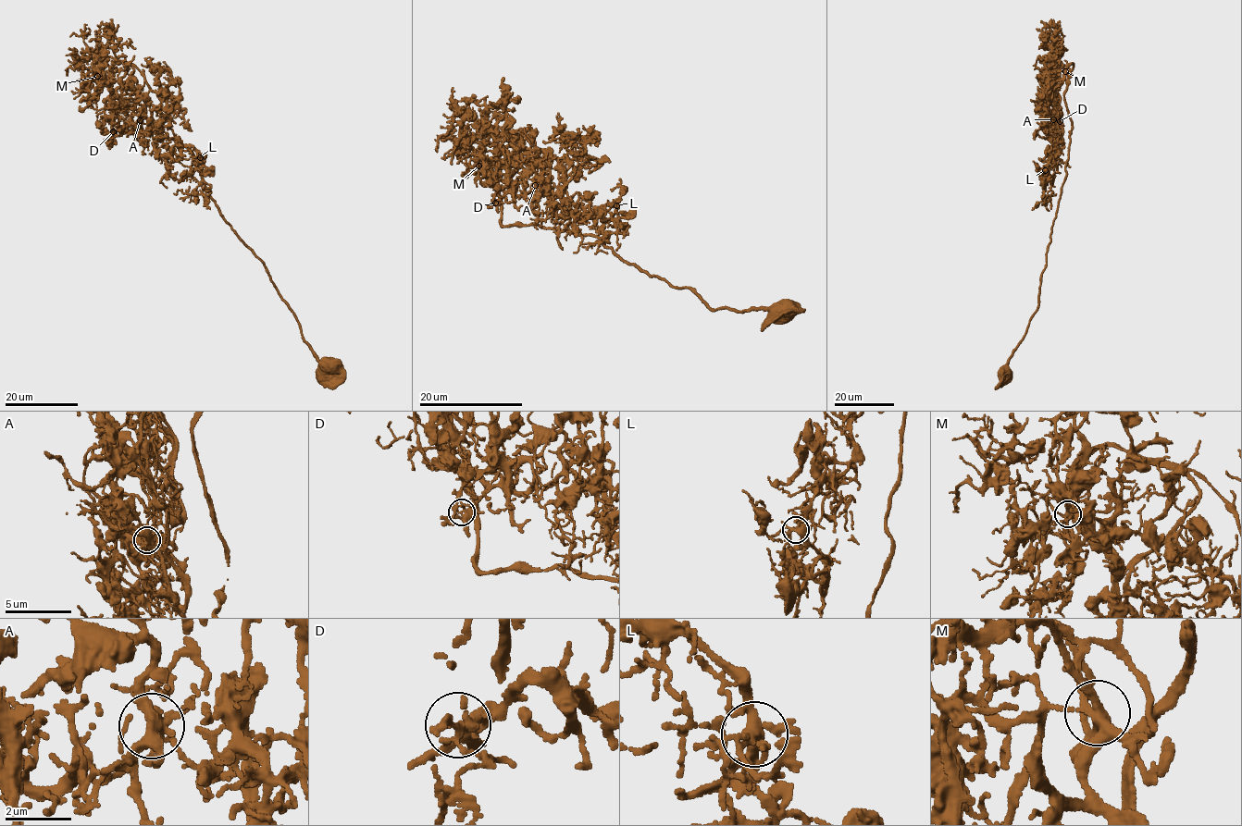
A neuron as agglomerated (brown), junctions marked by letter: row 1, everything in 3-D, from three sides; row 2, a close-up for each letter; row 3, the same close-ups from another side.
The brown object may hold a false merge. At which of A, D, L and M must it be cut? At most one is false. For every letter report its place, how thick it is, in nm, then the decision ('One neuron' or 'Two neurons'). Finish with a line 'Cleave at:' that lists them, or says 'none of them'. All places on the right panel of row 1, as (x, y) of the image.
A: Place: (1053, 119). Thickness 300 nm. One neuron
D: Place: (1060, 121). Thickness 320 nm. One neuron
L: Place: (1045, 170). Thickness 320 nm. One neuron
M: Place: (1065, 71). Thickness 320 nm. One neuron
Cleave at: none of them

